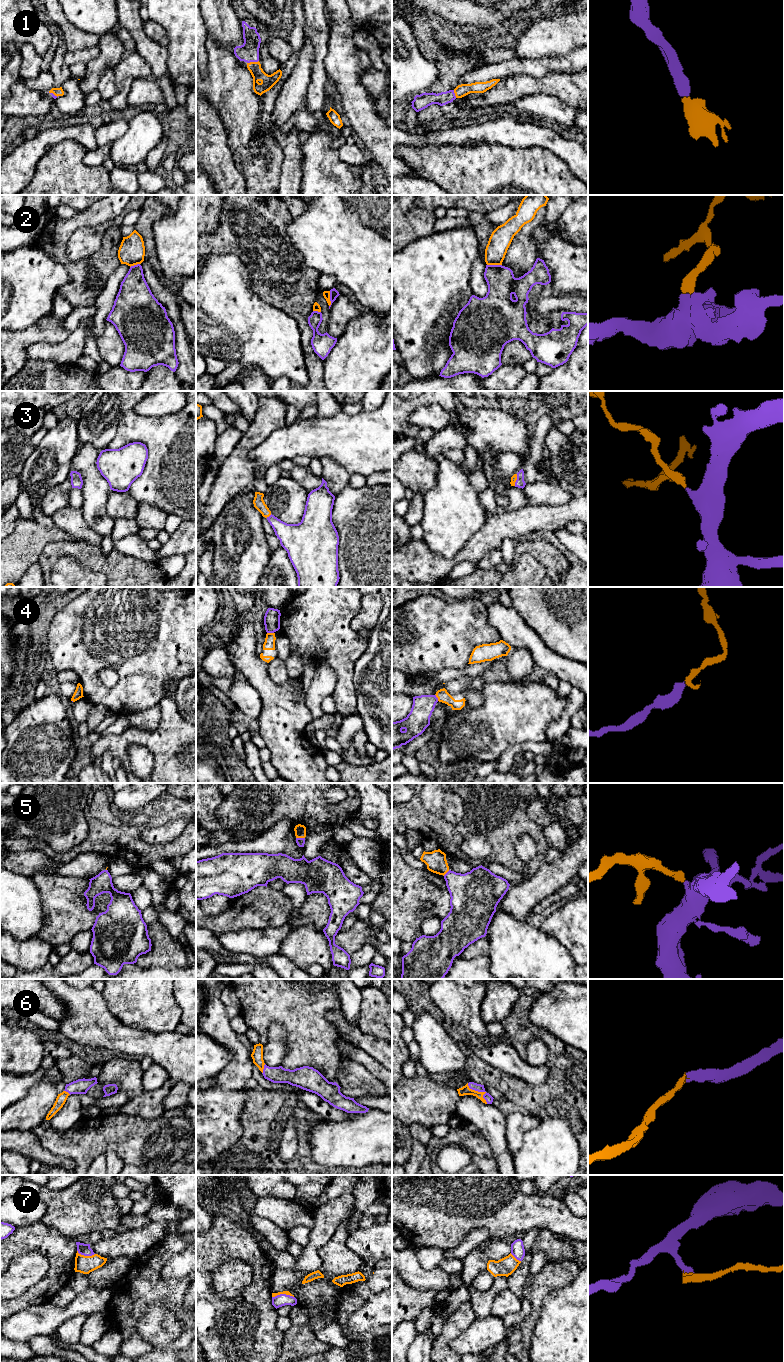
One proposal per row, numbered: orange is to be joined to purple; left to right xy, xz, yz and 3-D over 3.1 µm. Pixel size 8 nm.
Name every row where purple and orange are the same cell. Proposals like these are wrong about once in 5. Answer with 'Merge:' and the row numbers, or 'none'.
Merge: 1, 3, 5, 6, 7

